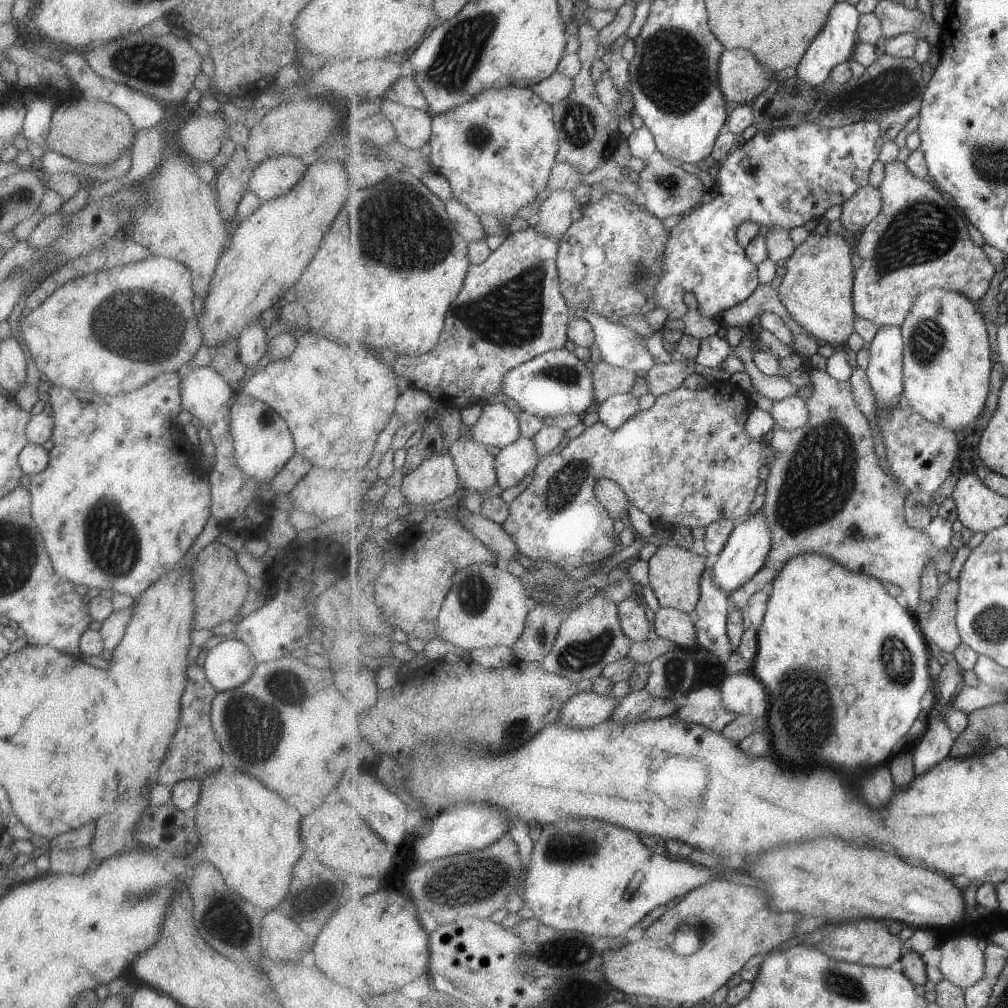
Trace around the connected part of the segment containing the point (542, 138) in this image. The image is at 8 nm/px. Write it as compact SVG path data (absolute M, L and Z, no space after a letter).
M495 86L485 90L477 100L469 100L451 112L432 118L431 168L446 177L453 196L477 216L491 215L499 221L511 221L522 207L532 204L537 194L547 188L561 144L554 118L554 108L531 88Z

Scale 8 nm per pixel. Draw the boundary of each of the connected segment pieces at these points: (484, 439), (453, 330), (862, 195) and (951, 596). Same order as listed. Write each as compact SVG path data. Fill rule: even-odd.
M504 402L484 406L483 414L468 432L479 443L502 449L522 436L519 414L511 412Z
M536 225L509 233L485 262L471 265L464 287L448 312L440 343L423 356L387 354L384 357L389 365L398 376L407 380L409 387L429 392L444 408L464 409L481 403L490 395L503 394L509 371L550 350L565 348L569 342L571 309L560 287L559 251L560 242L553 236L545 236Z
M869 184L860 188L847 203L842 205L839 218L843 228L853 234L852 241L883 210L883 194L880 188Z
M957 577L955 580L949 580L948 583L941 585L941 590L939 590L937 598L933 600L933 606L935 606L935 608L931 610L931 614L929 614L927 618L918 618L918 611L915 614L920 627L924 631L924 635L927 637L934 650L940 649L954 653L955 649L963 643L961 634L959 634L957 628L957 599L959 598L960 589L959 579L960 578Z

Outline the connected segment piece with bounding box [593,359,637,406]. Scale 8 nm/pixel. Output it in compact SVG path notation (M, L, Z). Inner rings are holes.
M602 359L593 366L593 372L596 381L597 406L610 396L631 392L637 377L635 371L617 367Z

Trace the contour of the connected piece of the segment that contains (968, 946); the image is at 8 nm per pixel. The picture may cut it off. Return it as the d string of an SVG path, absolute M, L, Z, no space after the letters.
M960 933L940 946L939 970L945 979L968 989L981 982L986 972L984 941L971 934Z

